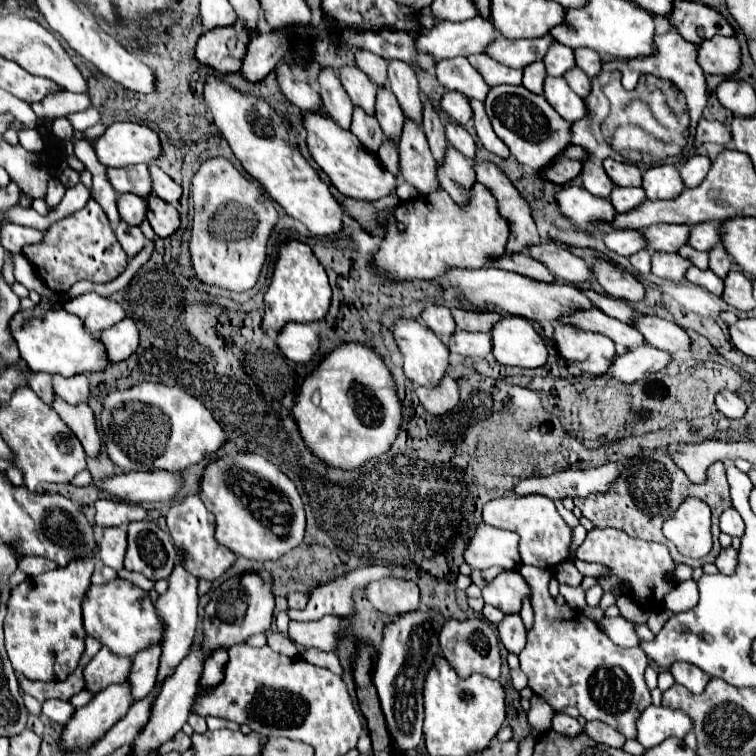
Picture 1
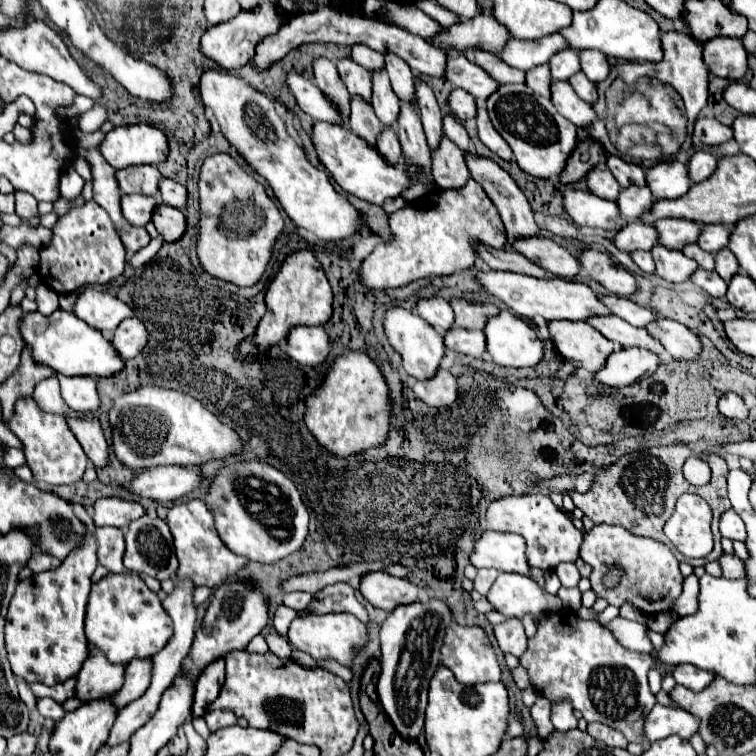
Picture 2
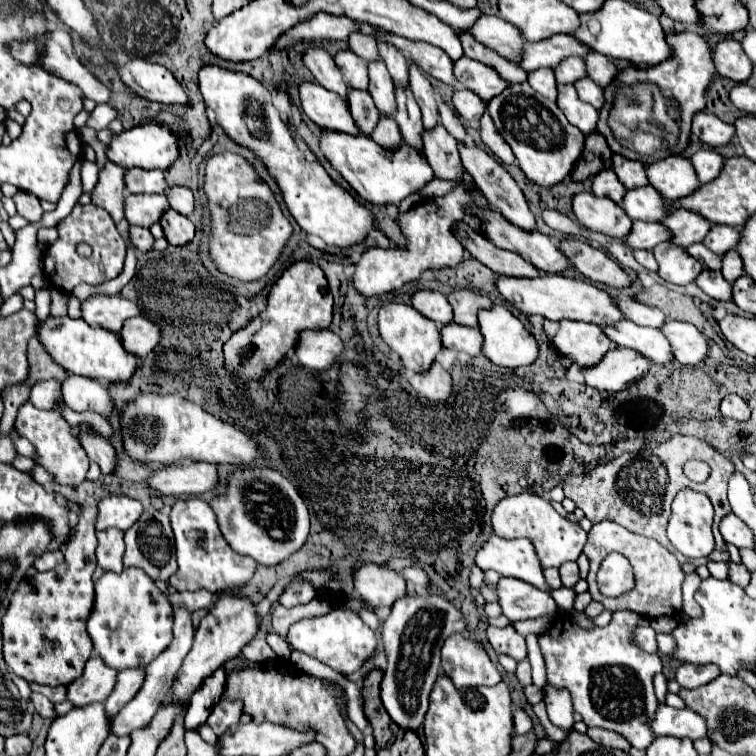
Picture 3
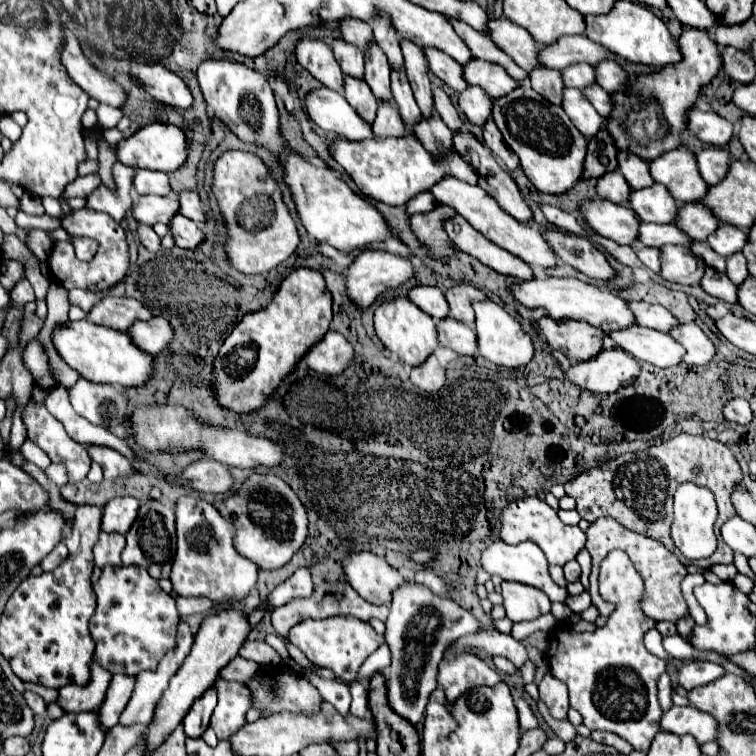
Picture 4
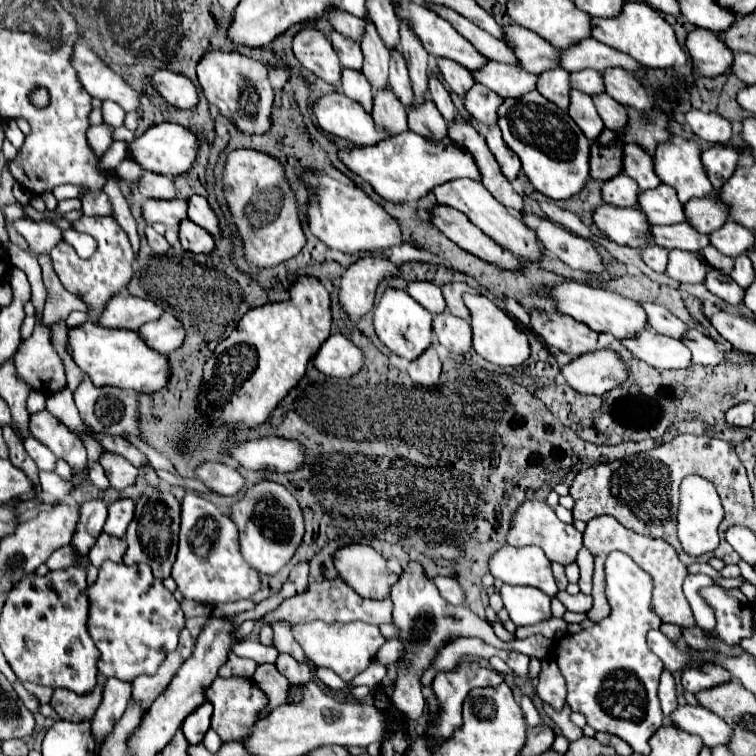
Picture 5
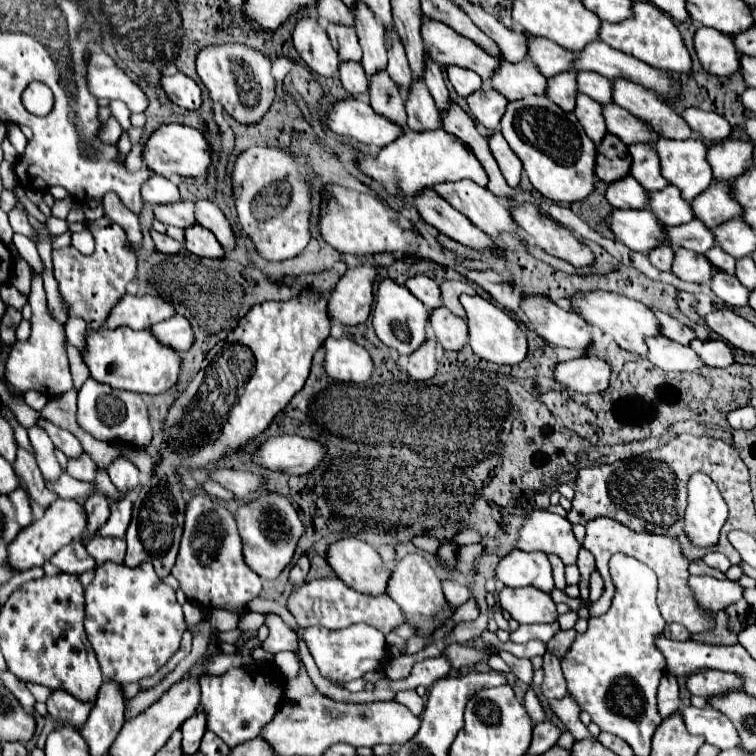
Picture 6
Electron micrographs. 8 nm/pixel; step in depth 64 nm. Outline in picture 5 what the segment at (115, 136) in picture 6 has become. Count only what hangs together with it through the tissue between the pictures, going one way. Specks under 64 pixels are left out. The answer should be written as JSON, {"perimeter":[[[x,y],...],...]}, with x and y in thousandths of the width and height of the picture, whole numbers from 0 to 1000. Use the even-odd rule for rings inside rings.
{"perimeter":[[[139,163],[119,167],[116,171],[114,181],[128,206],[134,208],[149,188],[149,172],[151,169]]]}

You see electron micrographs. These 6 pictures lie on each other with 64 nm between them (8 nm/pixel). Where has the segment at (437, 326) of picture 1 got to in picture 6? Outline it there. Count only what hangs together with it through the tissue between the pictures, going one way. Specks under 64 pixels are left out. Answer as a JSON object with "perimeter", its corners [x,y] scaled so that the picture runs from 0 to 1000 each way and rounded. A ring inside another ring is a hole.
{"perimeter":[[[550,362],[545,368],[537,370],[537,381],[569,410],[569,407],[579,407],[582,405],[582,381],[579,376],[566,368],[563,362]]]}

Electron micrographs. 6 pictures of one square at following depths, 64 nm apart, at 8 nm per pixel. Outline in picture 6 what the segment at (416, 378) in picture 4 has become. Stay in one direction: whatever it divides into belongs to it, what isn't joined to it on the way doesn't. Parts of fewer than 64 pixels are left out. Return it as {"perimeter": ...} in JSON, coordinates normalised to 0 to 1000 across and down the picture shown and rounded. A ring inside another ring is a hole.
{"perimeter":[[[563,447],[561,455],[542,468],[540,495],[542,495],[548,503],[566,503],[566,500],[571,500],[571,497],[577,495],[574,460],[577,460],[577,452],[569,450],[569,447]]]}

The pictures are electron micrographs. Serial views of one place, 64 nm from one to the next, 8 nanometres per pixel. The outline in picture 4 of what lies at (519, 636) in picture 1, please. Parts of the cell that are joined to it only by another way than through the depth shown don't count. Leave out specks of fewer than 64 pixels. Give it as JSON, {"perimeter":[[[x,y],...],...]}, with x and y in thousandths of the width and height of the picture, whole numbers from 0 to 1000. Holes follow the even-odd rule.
{"perimeter":[[[656,833],[624,839],[624,841],[611,841],[608,847],[601,849],[601,860],[603,862],[624,860],[624,862],[640,862],[646,868],[667,868],[685,886],[698,873],[698,862],[696,862],[696,857],[690,857],[690,852],[685,847],[680,847],[675,839],[656,836]]]}

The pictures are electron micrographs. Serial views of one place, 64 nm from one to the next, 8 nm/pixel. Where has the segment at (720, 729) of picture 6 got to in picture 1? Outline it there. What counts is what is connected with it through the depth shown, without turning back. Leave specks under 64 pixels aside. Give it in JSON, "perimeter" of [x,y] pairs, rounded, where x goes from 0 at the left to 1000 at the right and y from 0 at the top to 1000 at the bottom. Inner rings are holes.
{"perimeter":[[[857,934],[847,944],[841,979],[852,989],[862,989],[886,974],[902,979],[913,966],[915,966],[915,950],[910,950],[910,944],[881,934]]]}

